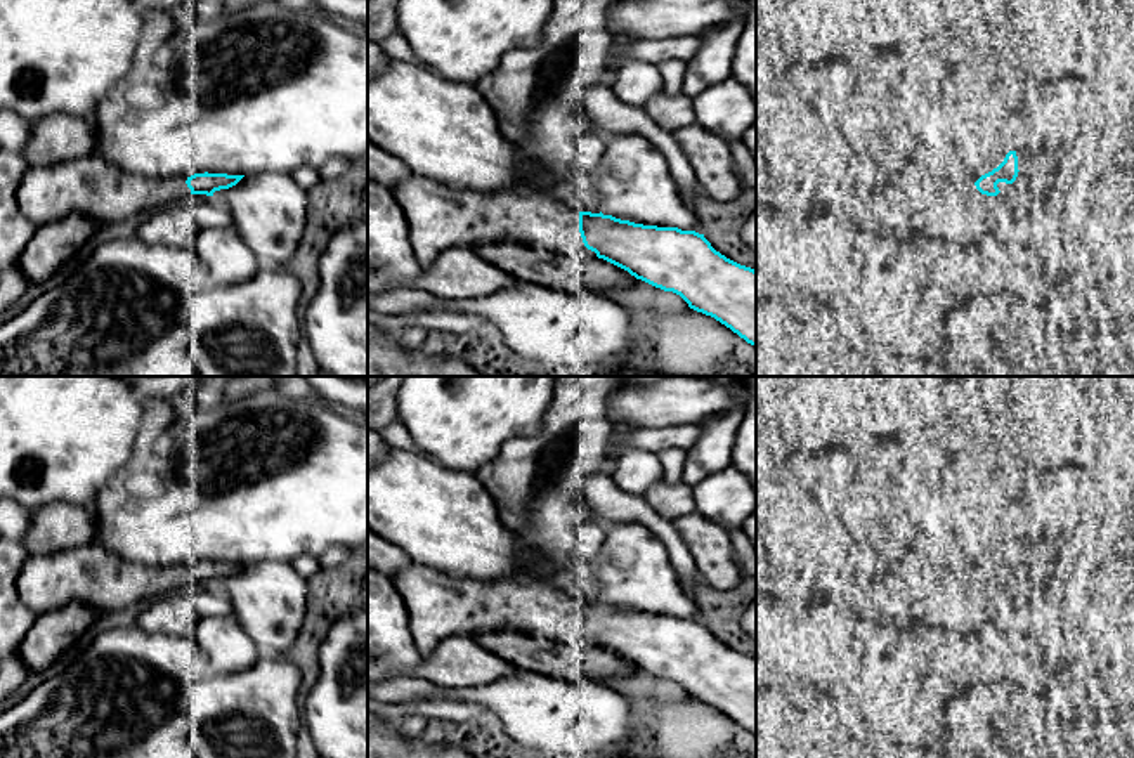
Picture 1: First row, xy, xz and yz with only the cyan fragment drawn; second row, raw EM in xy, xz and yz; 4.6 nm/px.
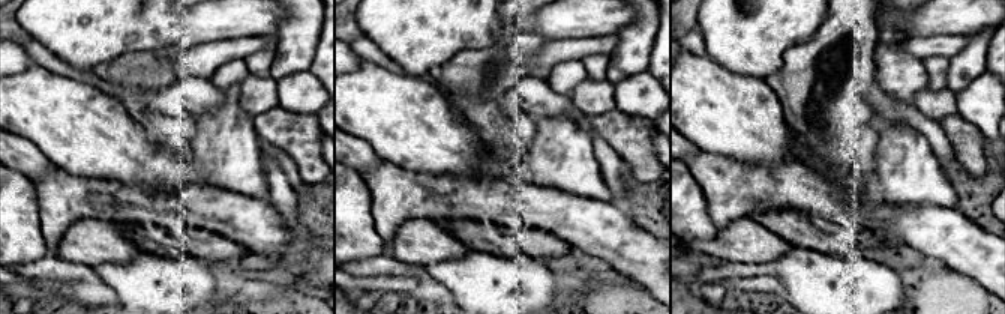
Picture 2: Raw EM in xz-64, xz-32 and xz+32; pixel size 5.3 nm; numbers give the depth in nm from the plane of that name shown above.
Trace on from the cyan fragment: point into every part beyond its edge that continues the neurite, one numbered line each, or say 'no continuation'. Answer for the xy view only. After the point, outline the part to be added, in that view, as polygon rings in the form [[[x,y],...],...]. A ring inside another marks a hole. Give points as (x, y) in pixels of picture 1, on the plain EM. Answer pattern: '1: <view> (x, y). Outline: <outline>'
1: xy (91, 575). Outline: [[[88,543],[29,555],[17,576],[16,590],[35,616],[73,602],[108,614],[189,585],[191,578],[182,565],[134,564],[97,543]]]

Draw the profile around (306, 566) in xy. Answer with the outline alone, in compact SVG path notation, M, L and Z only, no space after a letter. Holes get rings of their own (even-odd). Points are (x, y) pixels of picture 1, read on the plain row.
M300 555L291 565L303 579L312 578L321 569L319 557L316 555Z

